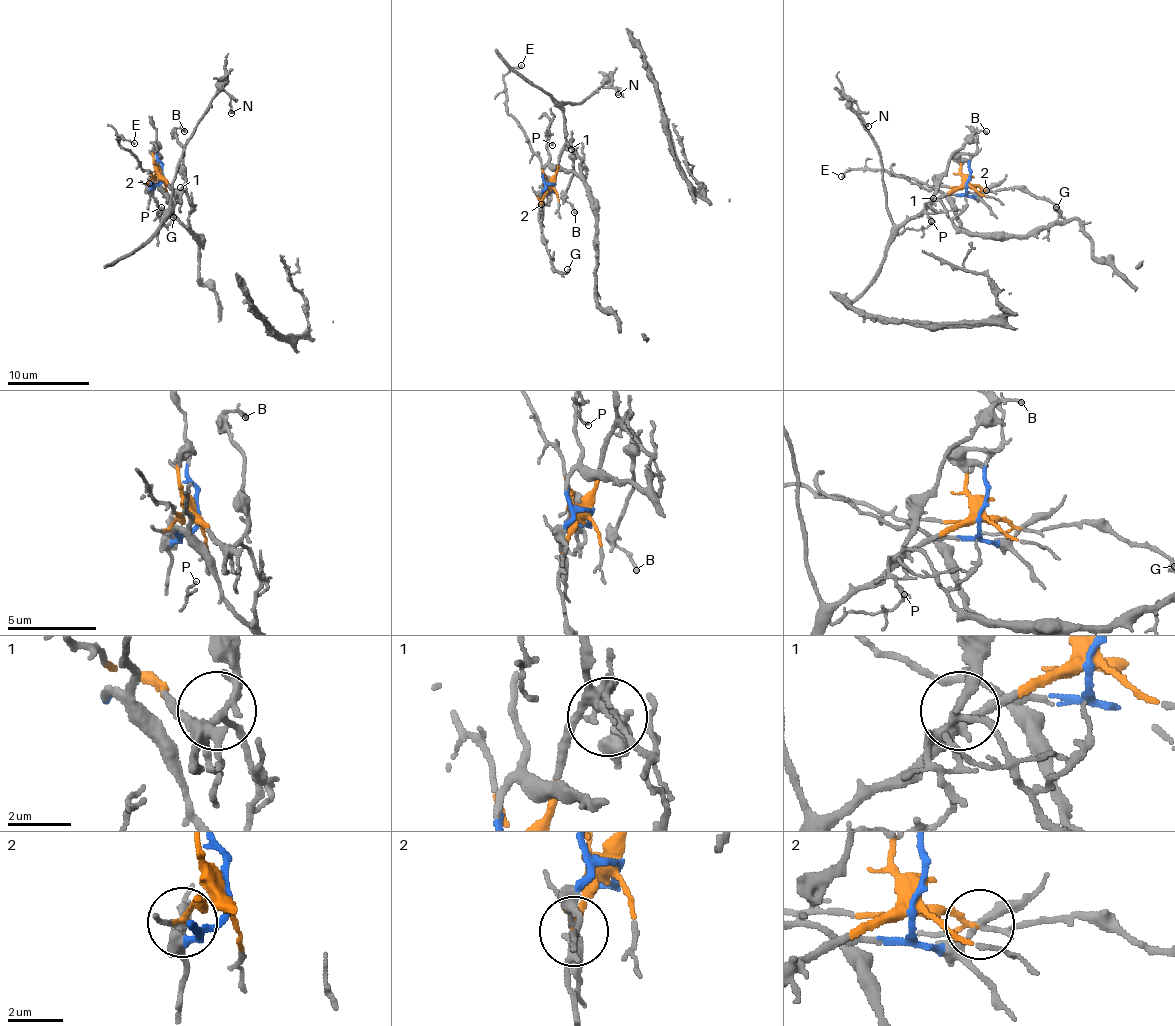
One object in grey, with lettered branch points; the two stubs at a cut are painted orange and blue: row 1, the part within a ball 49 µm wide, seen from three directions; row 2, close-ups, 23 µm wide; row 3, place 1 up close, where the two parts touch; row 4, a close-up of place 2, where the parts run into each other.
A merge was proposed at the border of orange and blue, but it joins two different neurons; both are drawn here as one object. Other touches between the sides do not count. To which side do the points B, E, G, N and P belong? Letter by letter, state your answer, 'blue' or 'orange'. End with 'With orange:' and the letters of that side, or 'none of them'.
B: orange
E: orange
G: orange
N: orange
P: orange
With orange: B, E, G, N, P

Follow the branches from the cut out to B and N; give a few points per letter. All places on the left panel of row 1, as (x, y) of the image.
B: (161, 175), (168, 184), (178, 189), (184, 183), (184, 153), (175, 131), (179, 127), (185, 131)
N: (161, 175), (174, 189), (173, 207), (175, 167), (186, 140), (222, 88), (230, 101), (231, 113)

